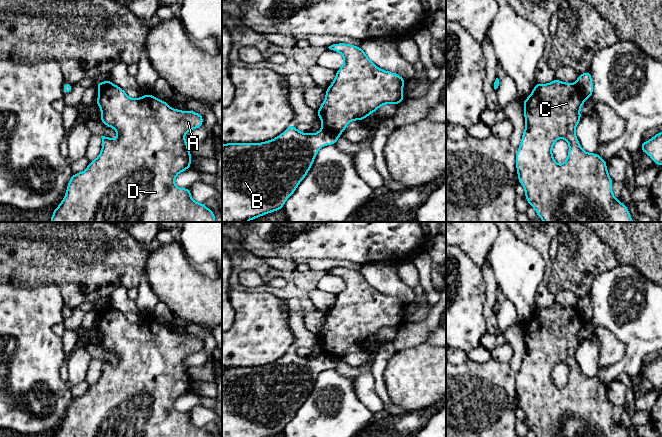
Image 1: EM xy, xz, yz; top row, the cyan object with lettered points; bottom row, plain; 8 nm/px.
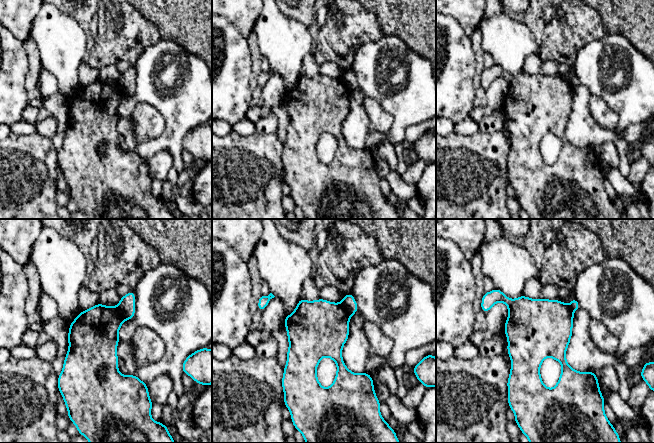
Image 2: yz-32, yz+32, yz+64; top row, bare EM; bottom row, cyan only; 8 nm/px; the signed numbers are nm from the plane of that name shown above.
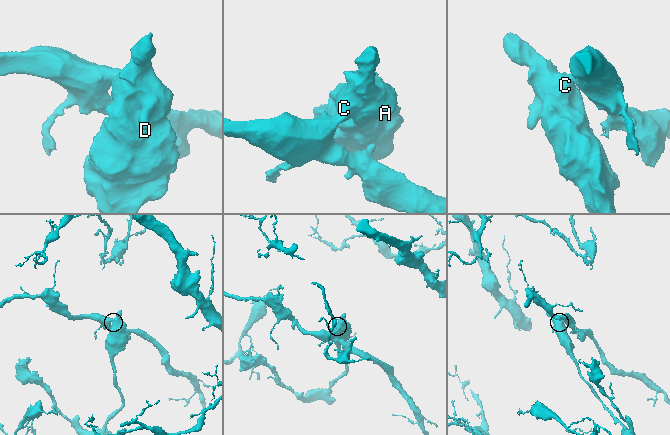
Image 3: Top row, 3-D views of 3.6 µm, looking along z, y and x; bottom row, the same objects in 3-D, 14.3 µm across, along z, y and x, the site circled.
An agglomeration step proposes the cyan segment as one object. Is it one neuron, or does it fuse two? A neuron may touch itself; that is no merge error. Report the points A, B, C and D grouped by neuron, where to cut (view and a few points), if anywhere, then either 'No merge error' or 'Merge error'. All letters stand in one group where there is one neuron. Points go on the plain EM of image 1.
Groups: A C D / B. Split along xz (322, 351), (339, 358). Merge error

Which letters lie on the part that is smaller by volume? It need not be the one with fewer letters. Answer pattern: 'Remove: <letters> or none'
Remove: A, C, D

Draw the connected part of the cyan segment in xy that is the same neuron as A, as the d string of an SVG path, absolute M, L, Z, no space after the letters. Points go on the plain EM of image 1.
M113 307L99 313L96 328L102 336L100 345L114 352L118 361L112 364L101 360L102 374L99 380L89 386L86 394L72 399L66 418L53 437L214 437L204 427L197 427L192 423L190 412L182 413L174 407L179 397L191 391L192 379L184 359L202 351L202 338L171 332L168 326L159 324L150 317L137 323L130 322L122 312Z

